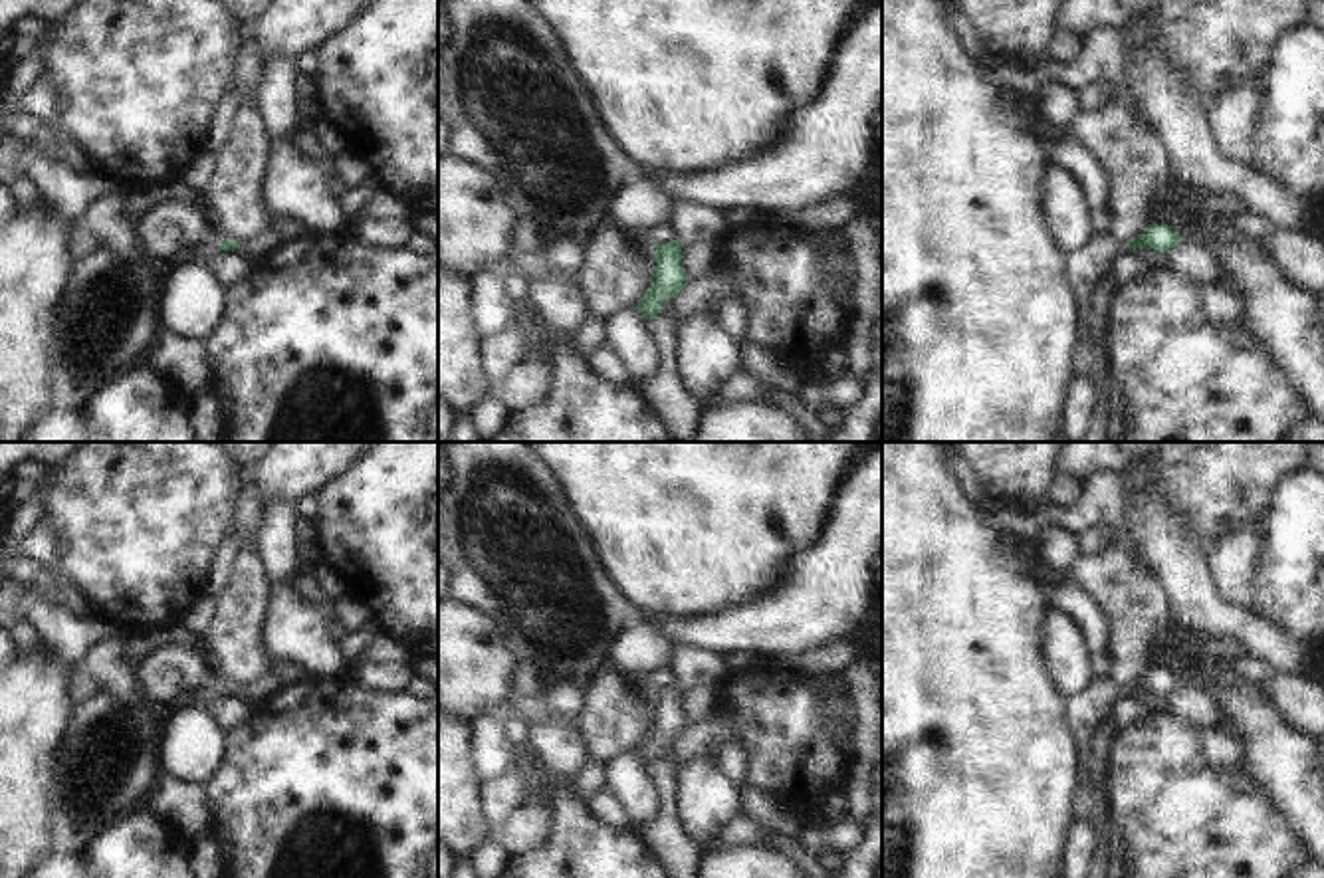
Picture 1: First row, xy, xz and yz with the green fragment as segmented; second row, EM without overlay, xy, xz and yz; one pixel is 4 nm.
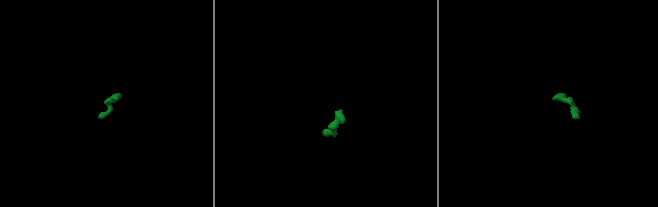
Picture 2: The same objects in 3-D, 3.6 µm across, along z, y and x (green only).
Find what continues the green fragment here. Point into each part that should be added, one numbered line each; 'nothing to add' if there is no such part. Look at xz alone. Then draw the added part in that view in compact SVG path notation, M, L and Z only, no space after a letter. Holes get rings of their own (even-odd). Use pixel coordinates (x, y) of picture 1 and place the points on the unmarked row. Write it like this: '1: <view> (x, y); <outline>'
1: xz (692, 666); M672 642L672 654L668 664L676 676L676 684L682 690L694 686L714 686L721 682L727 672L723 658L714 650Z

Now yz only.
1: yz (1085, 712); M1100 676L1084 692L1066 700L1066 725L1076 745L1078 765L1088 763L1094 731L1106 719L1112 704L1126 698L1130 698L1126 686L1110 676Z

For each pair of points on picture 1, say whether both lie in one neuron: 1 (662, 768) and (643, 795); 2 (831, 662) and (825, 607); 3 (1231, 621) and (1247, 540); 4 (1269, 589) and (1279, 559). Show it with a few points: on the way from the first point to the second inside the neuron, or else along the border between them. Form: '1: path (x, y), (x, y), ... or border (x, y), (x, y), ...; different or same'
1: border (647, 766), (655, 793), (655, 813), (641, 827); different
2: border (845, 637), (811, 649), (783, 653); different
3: border (1210, 565), (1213, 587), (1229, 603), (1249, 609); different
4: path (1277, 581), (1279, 567); same

